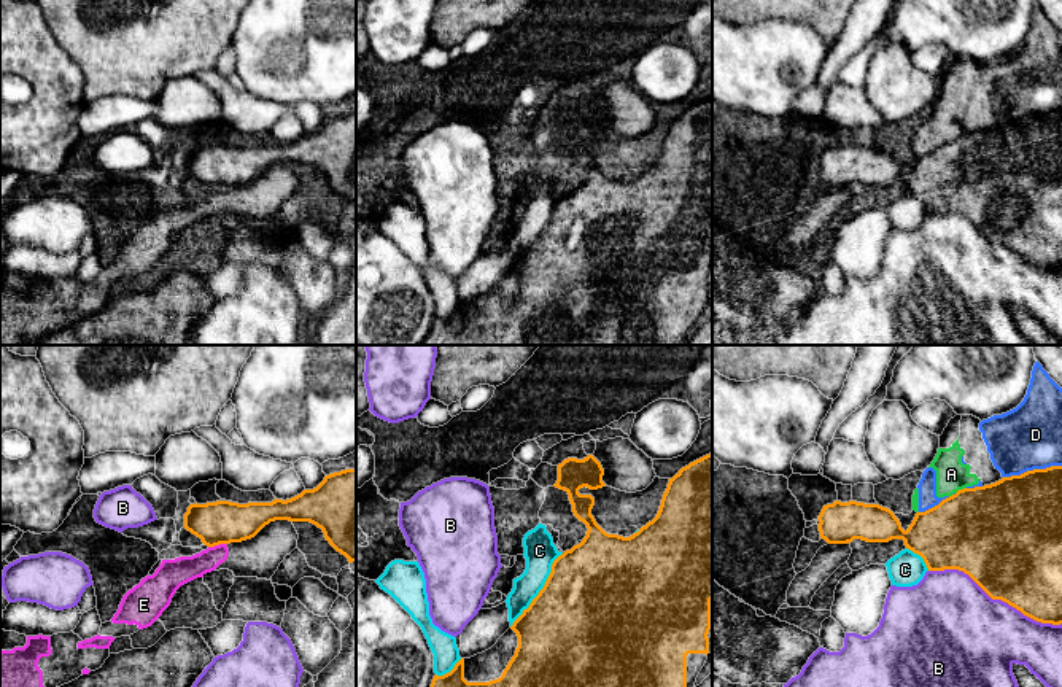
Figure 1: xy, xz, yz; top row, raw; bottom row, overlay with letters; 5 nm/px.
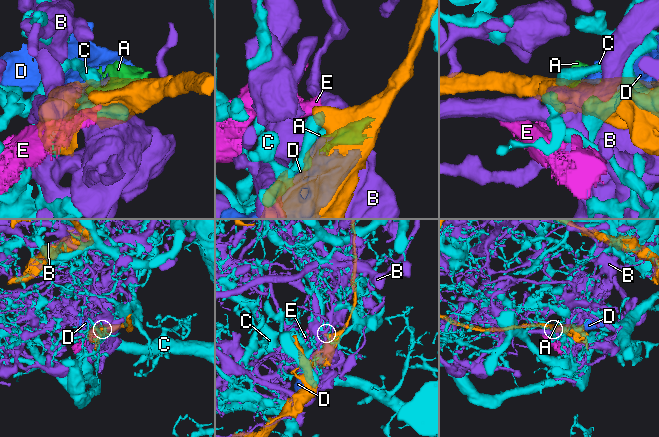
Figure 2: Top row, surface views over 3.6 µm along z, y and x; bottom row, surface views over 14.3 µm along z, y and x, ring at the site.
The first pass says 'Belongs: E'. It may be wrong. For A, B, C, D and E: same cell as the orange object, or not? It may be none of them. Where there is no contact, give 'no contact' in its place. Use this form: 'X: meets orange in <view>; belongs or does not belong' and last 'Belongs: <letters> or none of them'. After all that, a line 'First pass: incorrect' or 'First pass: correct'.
A: meets orange in yz; does not belong
B: meets orange in yz; does not belong
C: meets orange in xz; does not belong
D: meets orange in yz; does not belong
E: meets orange in xy; does not belong
Belongs: none of them
First pass: incorrect

